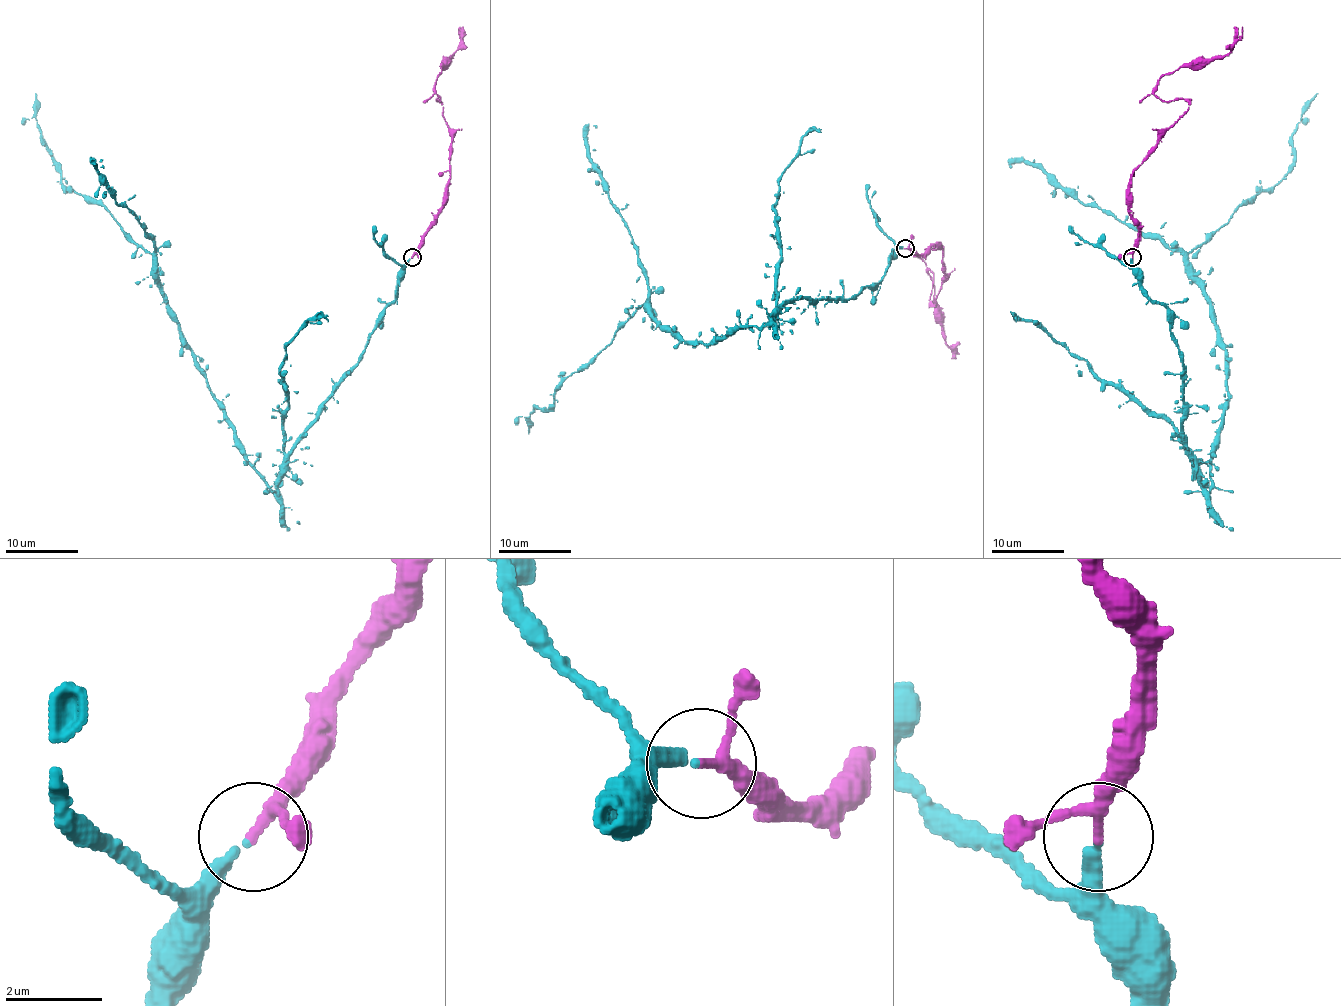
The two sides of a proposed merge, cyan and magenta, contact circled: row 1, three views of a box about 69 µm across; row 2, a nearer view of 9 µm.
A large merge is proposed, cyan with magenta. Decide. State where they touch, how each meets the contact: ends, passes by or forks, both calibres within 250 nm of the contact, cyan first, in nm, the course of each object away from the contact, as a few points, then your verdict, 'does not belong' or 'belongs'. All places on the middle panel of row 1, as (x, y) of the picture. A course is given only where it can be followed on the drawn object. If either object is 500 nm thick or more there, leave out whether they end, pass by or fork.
(905, 248) | cyan ends | magenta passes by | 280/200 nm | cyan via (905, 249), (854, 298), (794, 298), (708, 345), (687, 343), (645, 303), (536, 408), (529, 434) | magenta via (905, 249), (923, 254), (943, 247), (945, 281), (935, 305), (930, 299), (930, 270), (934, 318), (955, 358) | belongs

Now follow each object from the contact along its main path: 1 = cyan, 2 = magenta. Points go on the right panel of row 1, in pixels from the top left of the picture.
1: (1133, 257), (1142, 290), (1167, 310), (1182, 439), (1209, 486), (1227, 353), (1187, 255), (1287, 172), (1318, 94)
2: (1133, 257), (1131, 174), (1189, 106), (1162, 101), (1156, 83), (1225, 55), (1242, 26)

